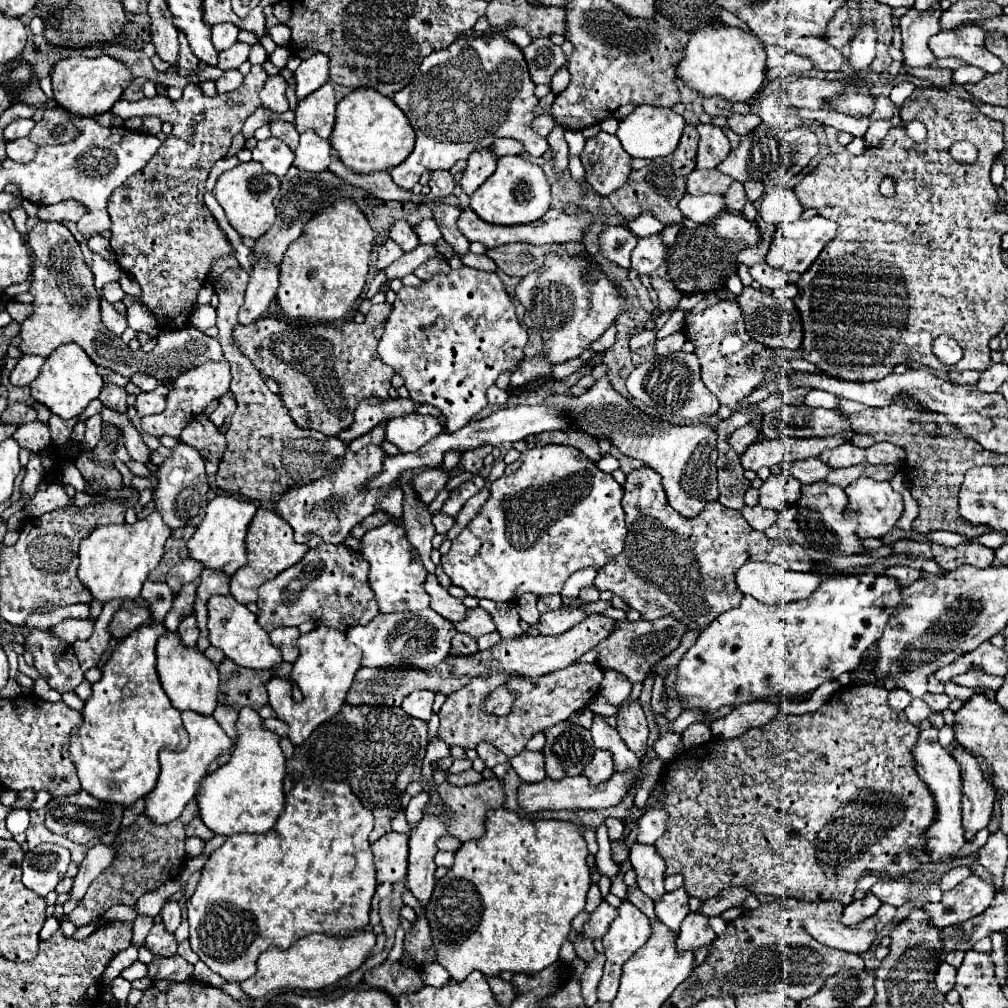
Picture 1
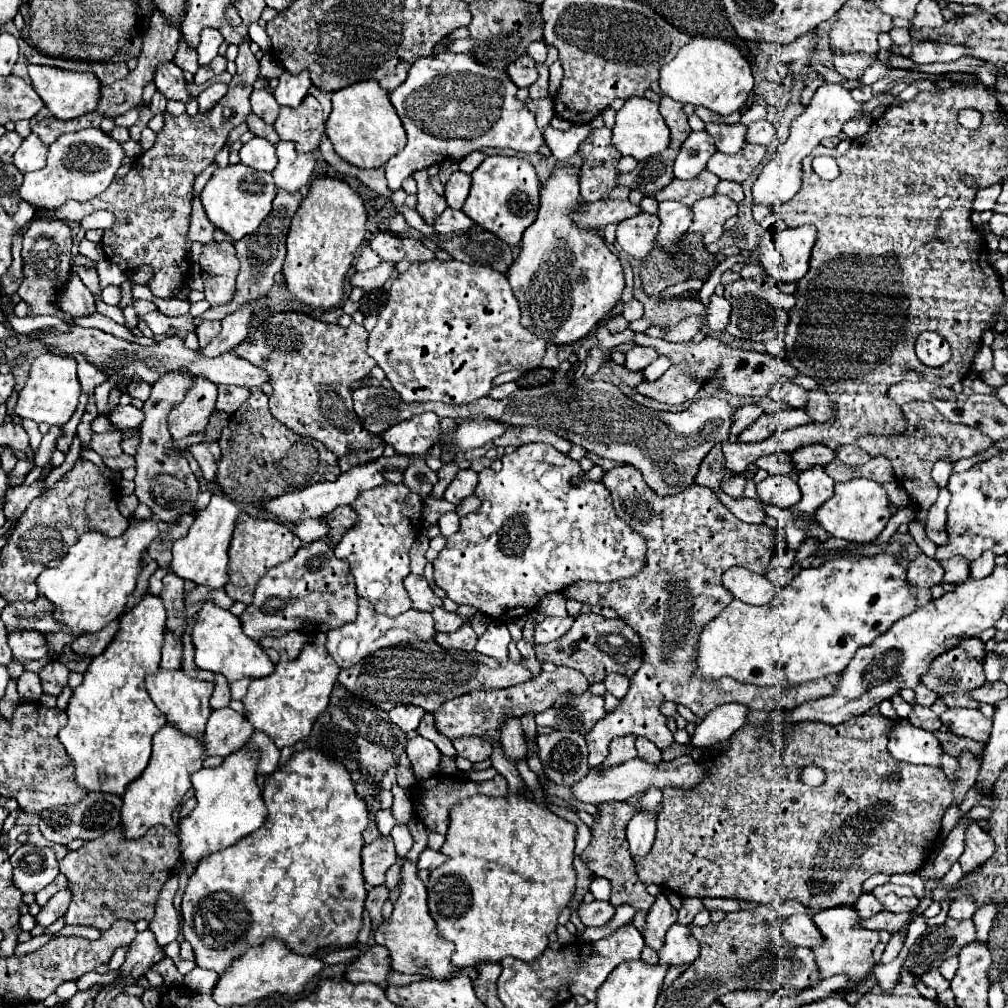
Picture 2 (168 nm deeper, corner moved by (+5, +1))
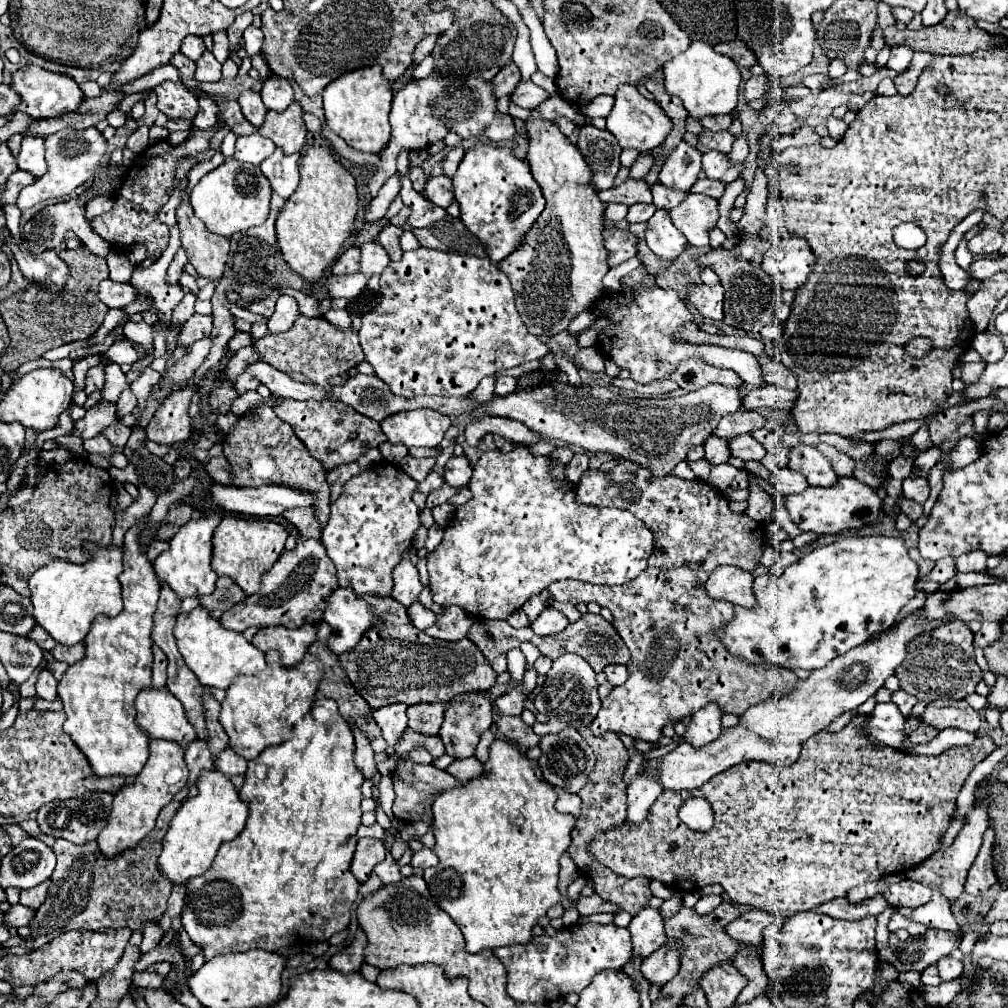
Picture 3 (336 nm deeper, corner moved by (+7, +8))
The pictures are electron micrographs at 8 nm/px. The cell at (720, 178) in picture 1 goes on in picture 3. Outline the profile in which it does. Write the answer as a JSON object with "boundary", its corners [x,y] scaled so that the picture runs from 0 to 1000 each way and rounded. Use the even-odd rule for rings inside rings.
{"boundary":[[[649,183],[647,187],[647,194],[649,194],[649,204],[651,206],[669,206],[673,204],[679,196],[681,196],[683,190],[673,190],[671,187],[661,187],[659,183]]]}

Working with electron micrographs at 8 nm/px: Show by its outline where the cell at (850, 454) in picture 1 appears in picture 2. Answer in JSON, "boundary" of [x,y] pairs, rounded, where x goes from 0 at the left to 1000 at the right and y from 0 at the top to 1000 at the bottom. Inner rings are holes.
{"boundary":[[[816,440],[800,441],[800,443],[792,443],[784,449],[786,459],[796,467],[802,463],[810,463],[810,461],[819,461],[821,455],[827,455],[825,445],[817,443]]]}

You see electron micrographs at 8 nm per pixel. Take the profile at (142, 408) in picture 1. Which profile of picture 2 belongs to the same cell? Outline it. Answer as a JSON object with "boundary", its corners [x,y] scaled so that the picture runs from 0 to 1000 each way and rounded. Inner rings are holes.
{"boundary":[[[115,402],[109,410],[105,410],[105,414],[119,428],[129,424],[139,424],[139,416],[143,416],[141,408],[135,406],[133,402]]]}

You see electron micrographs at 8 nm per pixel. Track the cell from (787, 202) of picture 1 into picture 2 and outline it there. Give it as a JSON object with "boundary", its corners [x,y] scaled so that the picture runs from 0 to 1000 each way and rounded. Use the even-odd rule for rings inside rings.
{"boundary":[[[821,82],[815,88],[812,88],[804,100],[804,104],[798,108],[798,112],[786,120],[782,140],[772,146],[772,150],[768,152],[767,157],[753,173],[752,180],[748,180],[748,184],[746,184],[748,201],[768,207],[772,201],[780,201],[782,197],[786,197],[796,184],[798,154],[804,154],[806,148],[810,144],[813,144],[815,138],[831,134],[839,120],[851,118],[851,116],[865,116],[865,112],[859,110],[853,102],[849,102],[841,88],[835,88],[831,82]]]}

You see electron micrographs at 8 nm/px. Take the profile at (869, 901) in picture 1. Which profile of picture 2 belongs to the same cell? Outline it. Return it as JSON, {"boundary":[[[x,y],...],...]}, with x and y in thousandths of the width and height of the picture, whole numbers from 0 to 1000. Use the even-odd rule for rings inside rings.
{"boundary":[[[841,898],[839,900],[829,900],[829,904],[813,904],[813,906],[806,908],[806,914],[810,916],[810,920],[812,920],[812,924],[815,926],[815,932],[817,932],[813,938],[806,939],[808,953],[813,961],[815,971],[837,965],[837,967],[843,969],[843,975],[839,979],[831,981],[831,985],[839,987],[839,985],[849,983],[853,971],[857,967],[861,967],[863,961],[867,959],[865,941],[871,936],[871,924],[855,922],[853,916],[851,916],[851,908],[849,908],[847,900],[841,900]]]}

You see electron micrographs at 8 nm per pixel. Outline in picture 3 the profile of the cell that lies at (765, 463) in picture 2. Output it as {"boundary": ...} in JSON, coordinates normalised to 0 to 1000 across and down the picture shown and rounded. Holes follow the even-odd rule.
{"boundary":[[[736,431],[736,433],[730,433],[724,437],[724,448],[726,452],[730,454],[736,454],[738,458],[740,456],[758,456],[760,452],[760,444],[748,437],[744,431]]]}

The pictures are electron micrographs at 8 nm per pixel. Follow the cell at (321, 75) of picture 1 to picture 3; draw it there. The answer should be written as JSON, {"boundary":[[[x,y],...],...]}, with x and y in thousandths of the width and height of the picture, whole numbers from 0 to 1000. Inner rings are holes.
{"boundary":[[[272,73],[262,79],[258,93],[260,93],[262,105],[266,109],[274,109],[274,111],[280,111],[292,99],[292,89],[290,89],[288,79],[284,79],[280,75],[272,75]]]}

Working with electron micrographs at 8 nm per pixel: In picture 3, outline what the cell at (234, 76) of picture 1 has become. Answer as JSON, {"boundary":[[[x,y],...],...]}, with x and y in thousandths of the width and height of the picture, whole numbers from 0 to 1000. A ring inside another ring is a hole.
{"boundary":[[[208,93],[198,95],[198,109],[192,117],[194,127],[210,127],[216,119],[216,103],[212,103],[212,97]]]}

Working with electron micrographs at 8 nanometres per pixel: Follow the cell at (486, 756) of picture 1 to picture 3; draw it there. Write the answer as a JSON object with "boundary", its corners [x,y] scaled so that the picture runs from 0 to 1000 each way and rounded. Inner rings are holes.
{"boundary":[[[472,687],[460,694],[450,692],[442,704],[437,732],[440,734],[442,748],[448,752],[466,752],[476,736],[478,726],[488,720],[488,698]]]}

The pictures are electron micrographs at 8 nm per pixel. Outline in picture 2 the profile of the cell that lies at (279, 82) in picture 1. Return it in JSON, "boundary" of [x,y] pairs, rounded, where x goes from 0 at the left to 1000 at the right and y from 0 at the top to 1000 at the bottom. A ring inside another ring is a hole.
{"boundary":[[[254,88],[248,94],[248,104],[250,104],[250,112],[254,112],[262,122],[272,122],[274,114],[278,110],[278,104],[274,102],[274,98],[270,98],[270,92],[266,92],[264,88]]]}

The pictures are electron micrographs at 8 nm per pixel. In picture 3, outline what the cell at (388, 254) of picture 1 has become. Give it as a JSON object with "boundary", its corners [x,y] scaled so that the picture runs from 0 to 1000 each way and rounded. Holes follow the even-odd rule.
{"boundary":[[[347,244],[329,264],[329,272],[349,272],[355,270],[355,262],[357,262],[357,246],[355,244]]]}

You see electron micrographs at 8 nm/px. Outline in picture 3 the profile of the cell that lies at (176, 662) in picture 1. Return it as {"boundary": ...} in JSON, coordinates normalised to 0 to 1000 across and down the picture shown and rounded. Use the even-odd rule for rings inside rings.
{"boundary":[[[143,683],[135,692],[137,718],[147,726],[149,732],[165,732],[177,736],[185,742],[187,736],[194,732],[192,720],[188,718],[181,696],[169,685],[163,683]]]}

